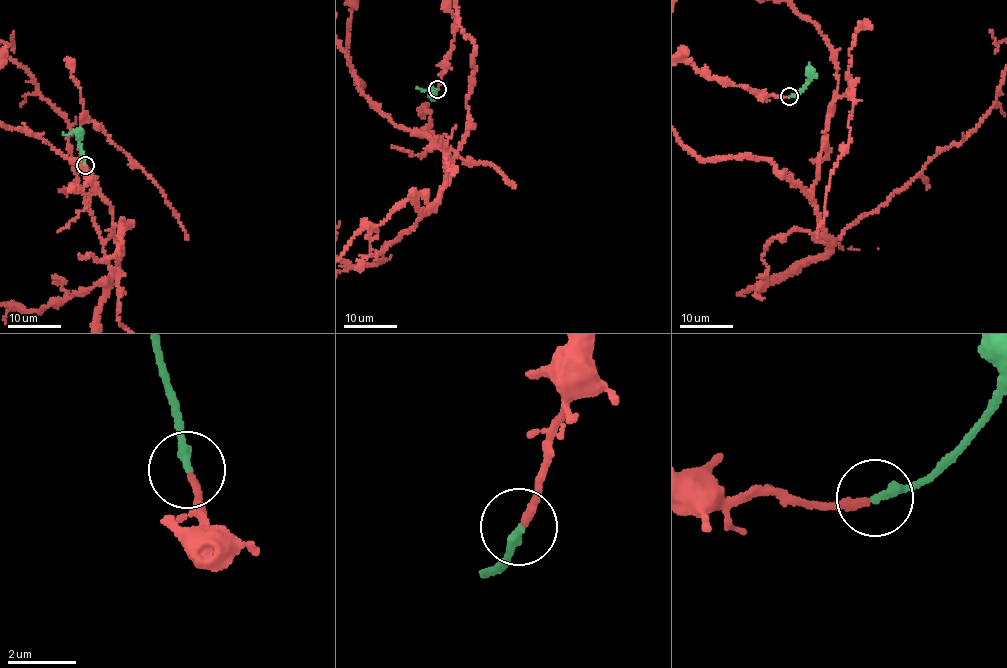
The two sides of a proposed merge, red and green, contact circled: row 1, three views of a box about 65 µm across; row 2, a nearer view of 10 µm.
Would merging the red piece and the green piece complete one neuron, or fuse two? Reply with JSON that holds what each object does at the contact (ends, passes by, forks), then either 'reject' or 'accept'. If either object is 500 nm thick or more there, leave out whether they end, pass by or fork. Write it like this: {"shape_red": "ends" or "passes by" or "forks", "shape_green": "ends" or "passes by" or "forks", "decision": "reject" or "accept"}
{"shape_red": "ends", "shape_green": "ends", "decision": "accept"}

